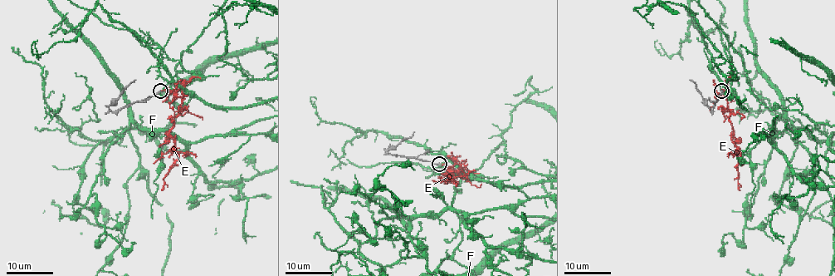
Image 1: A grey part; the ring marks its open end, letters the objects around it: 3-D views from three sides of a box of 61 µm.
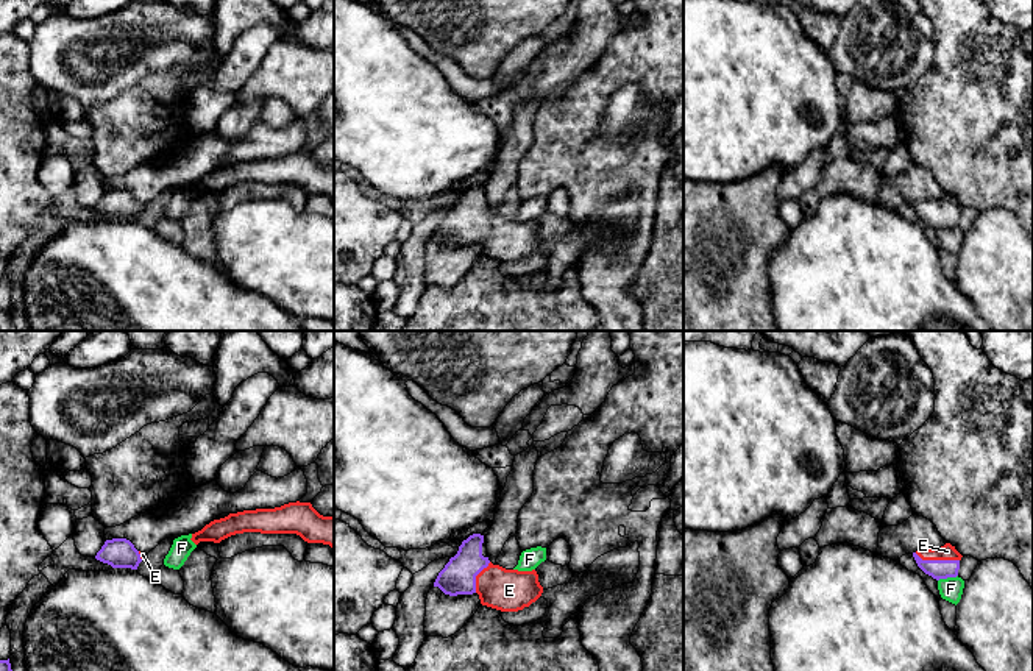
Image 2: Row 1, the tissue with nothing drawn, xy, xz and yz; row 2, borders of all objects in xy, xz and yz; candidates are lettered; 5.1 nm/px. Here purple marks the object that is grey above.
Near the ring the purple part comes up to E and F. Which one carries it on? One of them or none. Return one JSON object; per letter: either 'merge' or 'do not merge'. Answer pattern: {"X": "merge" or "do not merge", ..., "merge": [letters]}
{"E": "merge", "F": "do not merge", "merge": ["E"]}

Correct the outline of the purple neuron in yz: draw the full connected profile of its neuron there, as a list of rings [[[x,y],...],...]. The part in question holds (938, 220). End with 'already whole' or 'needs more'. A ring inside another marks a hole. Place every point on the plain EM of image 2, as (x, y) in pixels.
[[[946,193],[941,198],[919,200],[913,203],[913,208],[925,225],[939,231],[958,226],[963,206],[955,200],[955,197]]] | needs more

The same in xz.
[[[481,184],[463,190],[457,204],[438,223],[434,237],[449,247],[477,243],[482,256],[501,262],[518,262],[535,253],[543,243],[537,222],[493,215],[482,206],[482,193]]] | needs more

